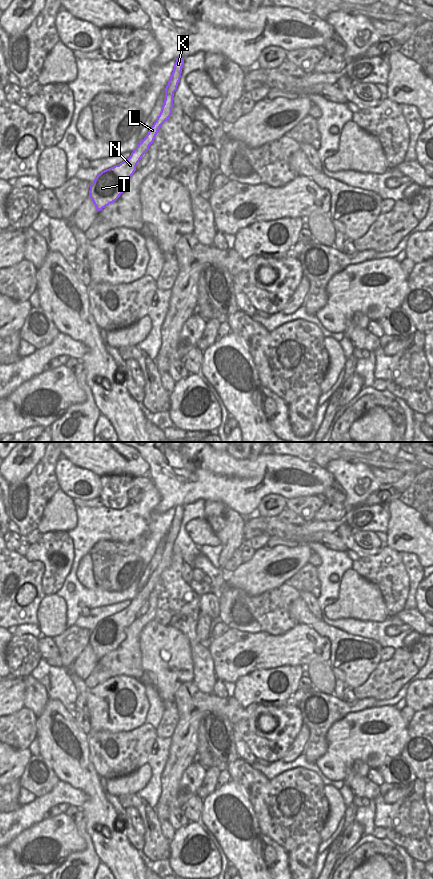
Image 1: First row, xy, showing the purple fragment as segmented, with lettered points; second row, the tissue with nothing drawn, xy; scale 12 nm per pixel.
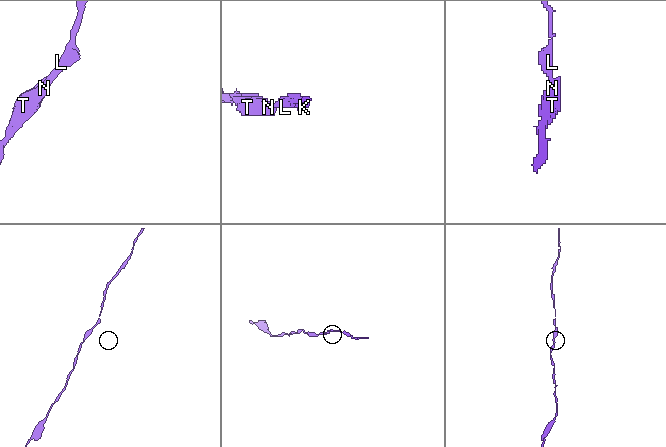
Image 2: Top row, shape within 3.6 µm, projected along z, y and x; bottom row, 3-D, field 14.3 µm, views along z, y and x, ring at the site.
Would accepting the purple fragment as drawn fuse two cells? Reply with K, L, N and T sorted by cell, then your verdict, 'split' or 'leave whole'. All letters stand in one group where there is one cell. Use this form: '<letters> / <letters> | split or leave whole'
K L N T | leave whole

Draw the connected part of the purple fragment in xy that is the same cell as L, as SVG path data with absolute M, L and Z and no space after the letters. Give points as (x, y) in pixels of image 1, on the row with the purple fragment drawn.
M183 57L175 60L173 72L165 88L165 100L161 112L146 137L139 142L128 159L102 171L90 185L89 197L98 211L115 202L126 190L127 180L134 174L138 162L154 142L161 125L171 116L174 92L177 90L184 65Z

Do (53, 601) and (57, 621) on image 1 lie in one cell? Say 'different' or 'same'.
same

